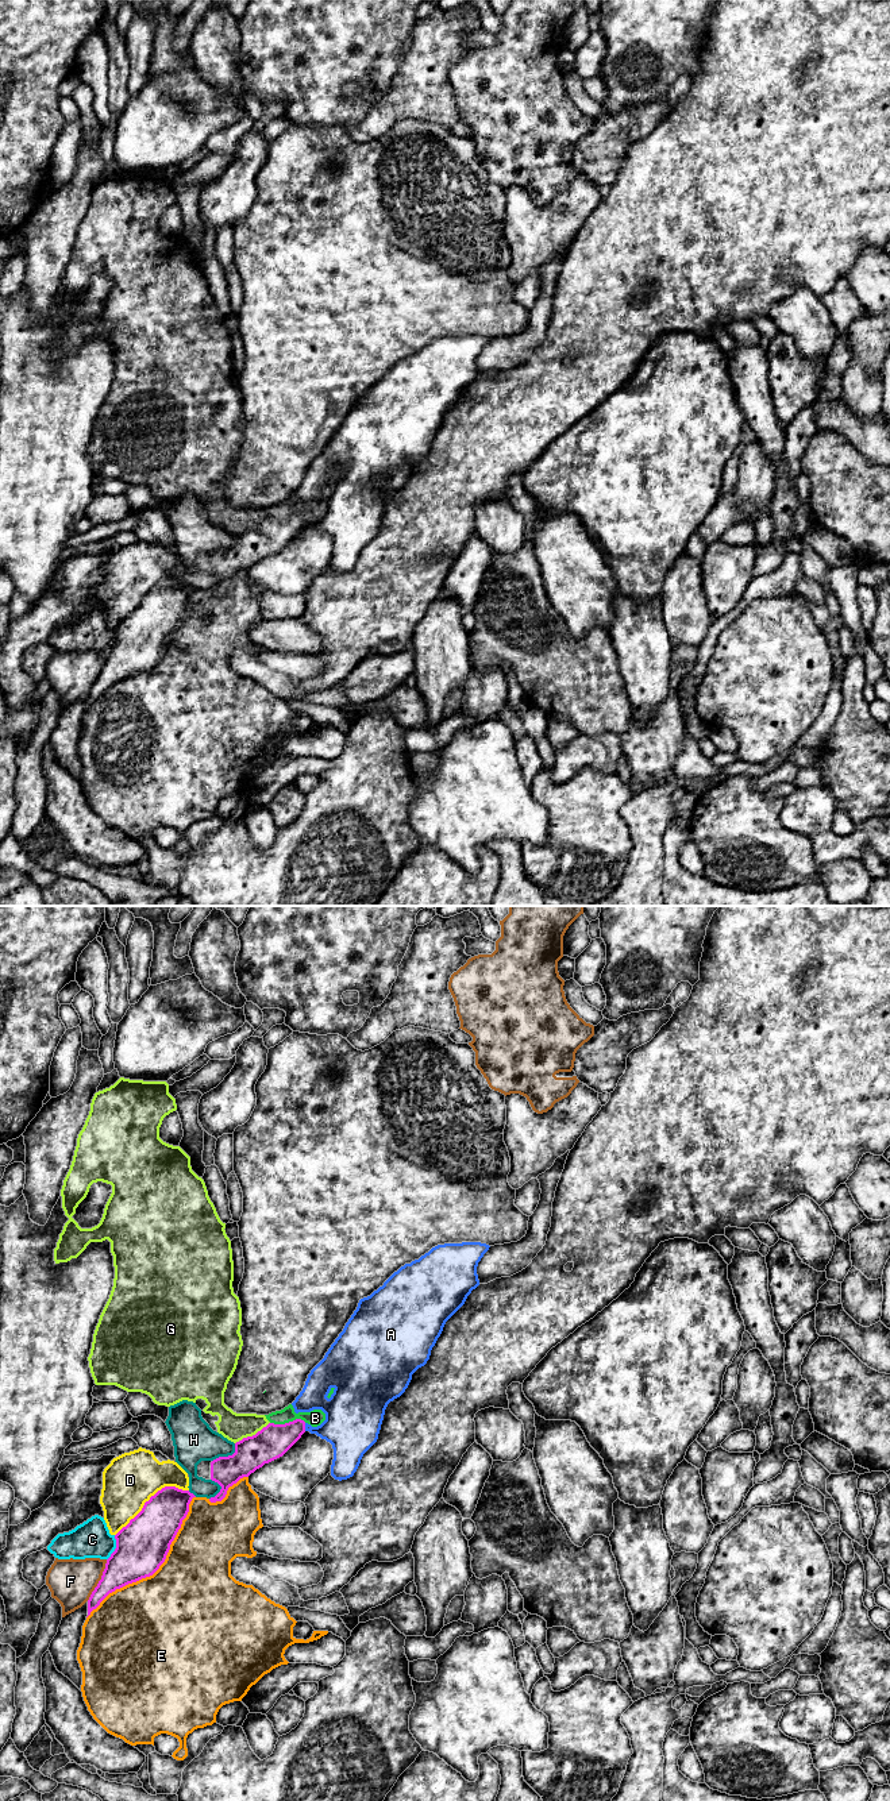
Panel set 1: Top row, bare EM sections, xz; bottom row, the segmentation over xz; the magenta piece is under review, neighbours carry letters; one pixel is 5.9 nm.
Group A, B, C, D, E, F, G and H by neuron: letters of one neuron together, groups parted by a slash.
A / B / C / D / E / F / G / H

